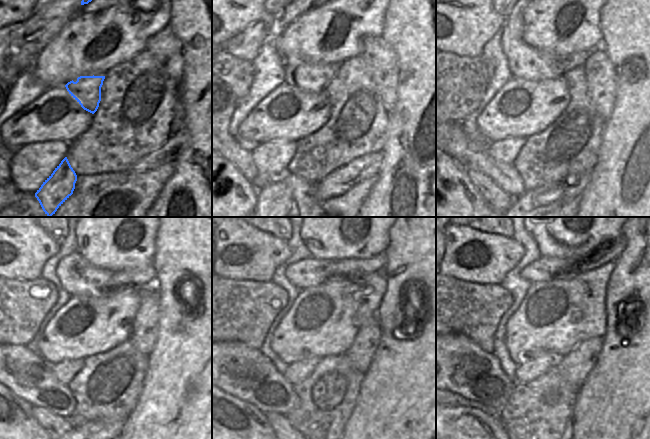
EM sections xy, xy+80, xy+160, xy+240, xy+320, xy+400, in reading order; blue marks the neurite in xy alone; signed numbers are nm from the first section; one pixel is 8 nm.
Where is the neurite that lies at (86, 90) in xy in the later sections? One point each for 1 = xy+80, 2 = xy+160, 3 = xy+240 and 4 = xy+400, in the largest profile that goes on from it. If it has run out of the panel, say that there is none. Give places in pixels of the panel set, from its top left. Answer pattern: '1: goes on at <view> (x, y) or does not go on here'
1: goes on at xy+80 (313, 84)
2: goes on at xy+160 (518, 53)
3: goes on at xy+240 (71, 269)
4: goes on at xy+400 (524, 273)

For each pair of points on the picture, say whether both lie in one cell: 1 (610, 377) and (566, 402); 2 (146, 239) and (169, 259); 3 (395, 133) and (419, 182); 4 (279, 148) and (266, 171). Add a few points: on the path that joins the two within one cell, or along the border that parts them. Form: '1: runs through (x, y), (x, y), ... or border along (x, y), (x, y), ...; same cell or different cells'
1: border along (578, 390), (573, 412), (569, 418); different cells
2: border along (158, 227), (155, 233), (155, 252), (152, 263); different cells
3: runs through (406, 145), (417, 156), (419, 170); same cell
4: runs through (277, 154), (271, 160), (271, 165); same cell

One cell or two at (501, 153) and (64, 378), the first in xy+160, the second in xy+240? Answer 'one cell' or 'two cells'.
one cell

